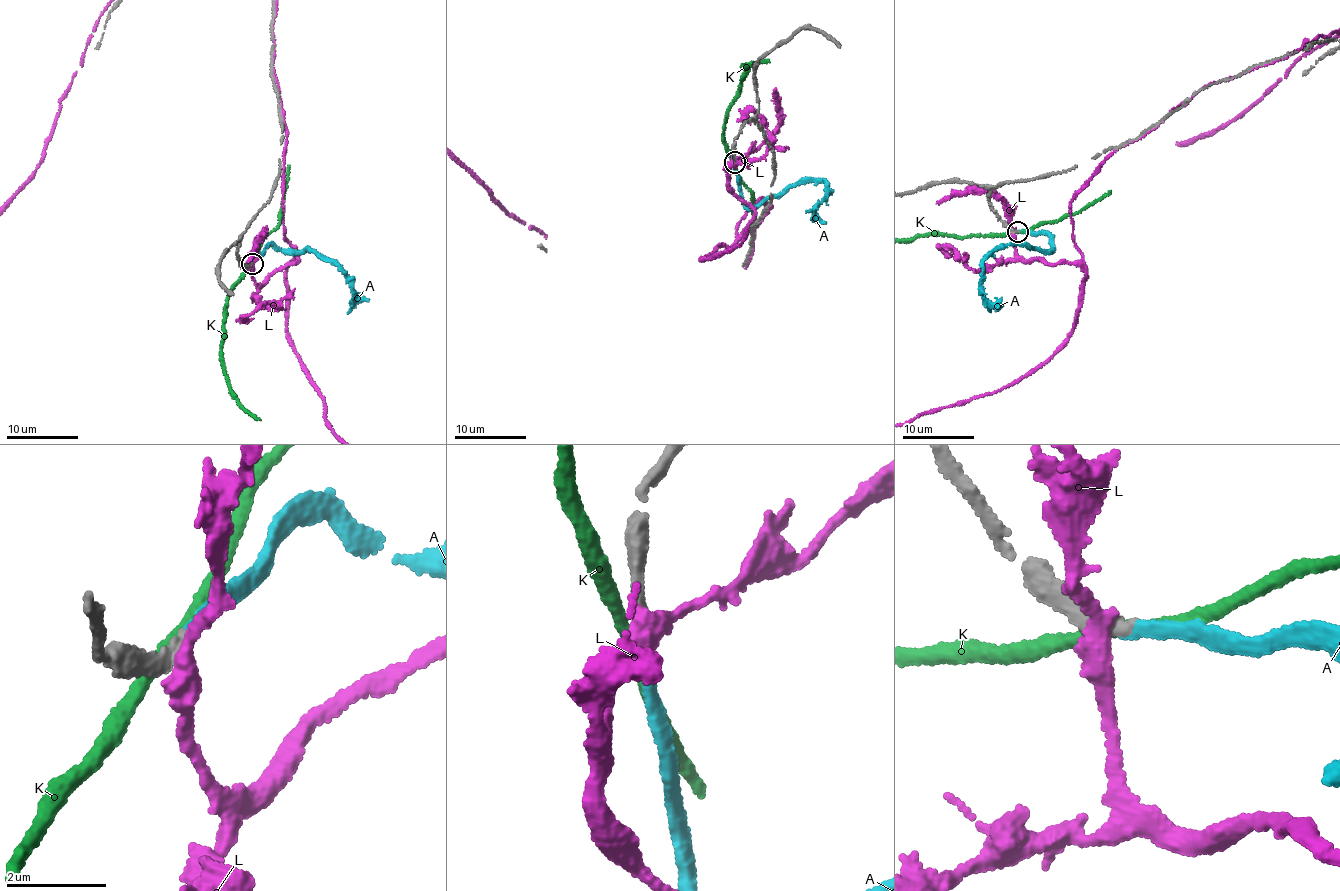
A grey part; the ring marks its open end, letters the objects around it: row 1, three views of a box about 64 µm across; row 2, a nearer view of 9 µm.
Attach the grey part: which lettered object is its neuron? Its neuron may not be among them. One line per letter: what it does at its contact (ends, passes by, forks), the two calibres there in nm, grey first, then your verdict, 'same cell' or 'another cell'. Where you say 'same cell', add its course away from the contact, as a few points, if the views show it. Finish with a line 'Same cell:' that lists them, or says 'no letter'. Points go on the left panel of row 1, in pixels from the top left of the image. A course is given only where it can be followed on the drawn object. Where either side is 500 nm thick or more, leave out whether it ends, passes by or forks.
A: it ends; calibres 260 and 200 nm; same cell
K: it passes by; calibres 280 and 240 nm; another cell
L: it passes by; calibres 320 and 400 nm; another cell
Same cell: A

